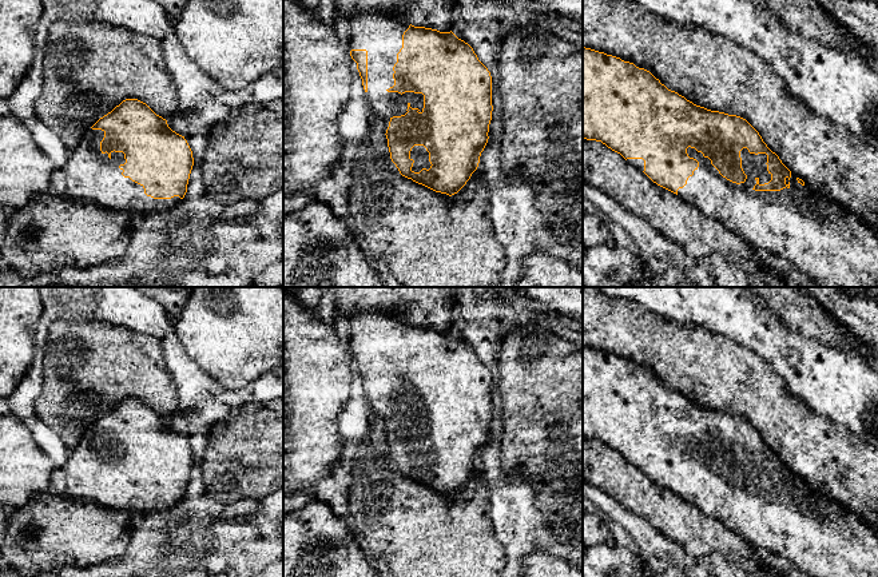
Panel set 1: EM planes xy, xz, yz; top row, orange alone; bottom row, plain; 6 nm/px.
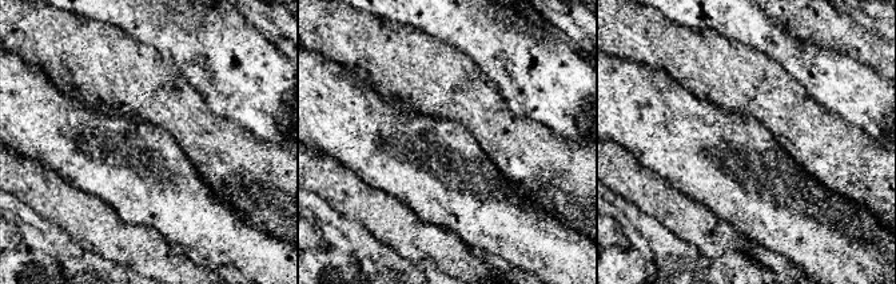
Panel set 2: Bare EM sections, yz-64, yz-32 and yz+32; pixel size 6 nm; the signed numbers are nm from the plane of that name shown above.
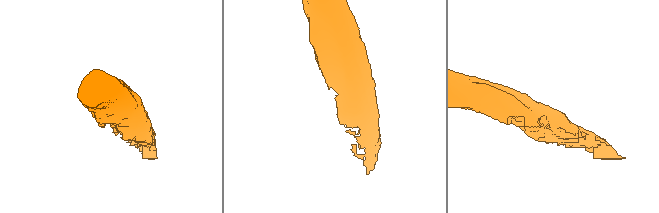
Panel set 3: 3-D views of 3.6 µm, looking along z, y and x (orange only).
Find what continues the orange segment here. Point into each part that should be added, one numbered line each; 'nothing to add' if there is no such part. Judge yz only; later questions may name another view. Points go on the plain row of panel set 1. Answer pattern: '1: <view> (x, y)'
1: yz (822, 538)

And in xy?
1: xy (92, 476)

